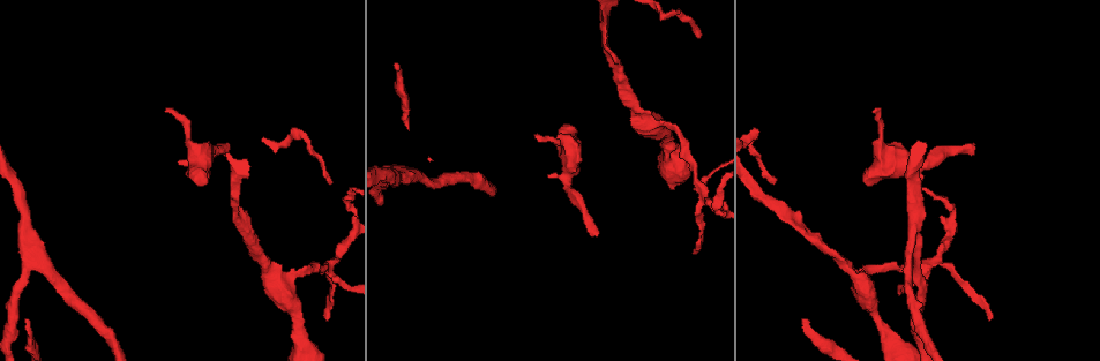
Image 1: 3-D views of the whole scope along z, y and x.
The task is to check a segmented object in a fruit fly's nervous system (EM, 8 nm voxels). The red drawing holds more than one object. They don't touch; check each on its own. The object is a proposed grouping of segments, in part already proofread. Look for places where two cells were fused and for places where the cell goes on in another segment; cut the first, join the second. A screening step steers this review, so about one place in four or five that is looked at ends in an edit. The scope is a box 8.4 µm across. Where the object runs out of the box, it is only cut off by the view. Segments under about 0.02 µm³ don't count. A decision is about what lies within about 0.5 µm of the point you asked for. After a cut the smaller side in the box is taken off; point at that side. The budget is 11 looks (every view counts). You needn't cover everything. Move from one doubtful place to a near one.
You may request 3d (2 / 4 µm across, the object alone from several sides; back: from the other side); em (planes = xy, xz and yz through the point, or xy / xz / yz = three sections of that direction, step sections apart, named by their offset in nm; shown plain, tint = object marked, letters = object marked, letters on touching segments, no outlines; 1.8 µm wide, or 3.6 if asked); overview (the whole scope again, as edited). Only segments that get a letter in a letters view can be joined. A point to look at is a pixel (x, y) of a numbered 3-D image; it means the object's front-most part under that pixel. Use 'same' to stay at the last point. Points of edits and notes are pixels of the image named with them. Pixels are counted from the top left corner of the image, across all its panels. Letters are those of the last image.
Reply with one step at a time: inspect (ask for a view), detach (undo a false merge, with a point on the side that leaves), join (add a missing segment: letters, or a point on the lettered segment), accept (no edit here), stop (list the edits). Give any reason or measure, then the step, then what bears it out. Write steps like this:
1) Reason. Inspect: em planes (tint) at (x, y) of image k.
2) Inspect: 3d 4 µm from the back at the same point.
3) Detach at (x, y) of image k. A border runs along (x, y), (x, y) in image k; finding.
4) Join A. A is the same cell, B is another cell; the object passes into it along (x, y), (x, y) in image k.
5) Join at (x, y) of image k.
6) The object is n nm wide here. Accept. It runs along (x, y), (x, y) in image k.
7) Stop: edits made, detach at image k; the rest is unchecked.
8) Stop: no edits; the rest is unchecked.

Free end. Inspect: em yz step 4 (letters) at (537, 135) of image 1.

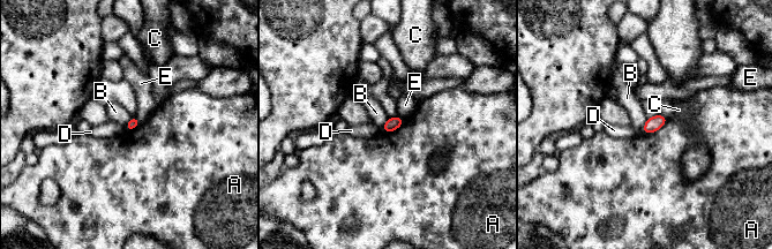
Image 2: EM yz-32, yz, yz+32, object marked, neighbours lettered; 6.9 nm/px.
Inspect: em planes (letters) at the same point.

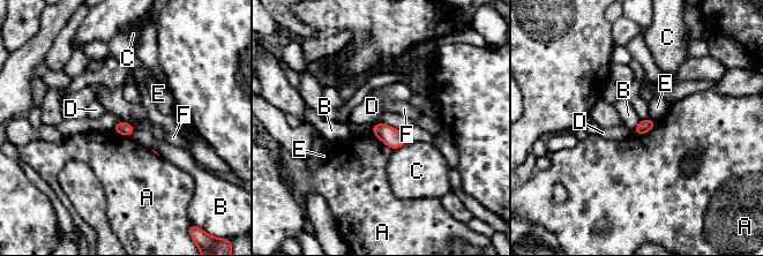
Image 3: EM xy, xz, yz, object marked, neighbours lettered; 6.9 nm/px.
The longest contact is with A, 200 nm. Accept. A, B, C, D, E and F are other cells; a border runs along (135, 128), (119, 121), (111, 130) in image 3; no lettered segment goes on from it.

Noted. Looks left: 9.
Branch stops here. Inspect: em planes (letters) at (596, 233) of image 1.

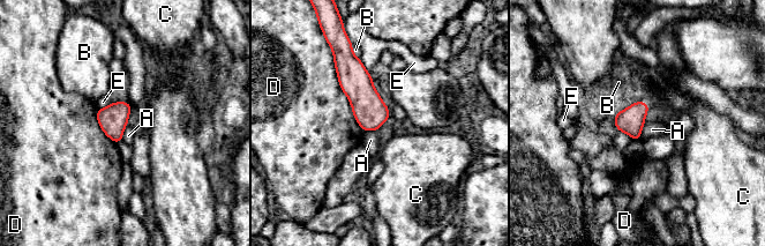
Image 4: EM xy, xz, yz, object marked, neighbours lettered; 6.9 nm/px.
Join C. C is the same cell, A, B, D and E are other cells; the object passes into it along (630, 120), (645, 103), (652, 97) in image 4; the cell continues.

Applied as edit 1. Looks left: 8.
Sudden change in width. Inspect: em 3.6 µm xz step 16 (letters) at (301, 344) of image 1.

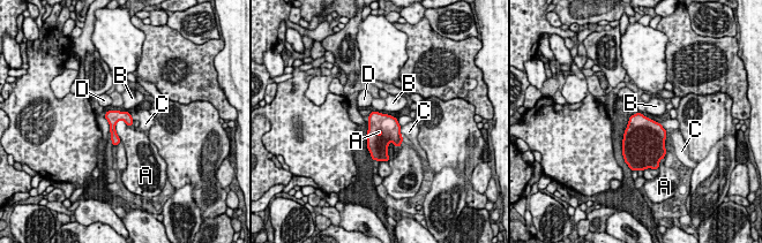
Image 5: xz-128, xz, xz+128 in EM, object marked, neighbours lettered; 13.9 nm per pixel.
Accept. A, B, C and D are other cells; a border runs along (121, 119), (116, 124), (119, 139) in image 5; one cell here.

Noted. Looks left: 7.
Thick end. Inspect: 3d 4 µm from the back at (565, 126) of image 1.

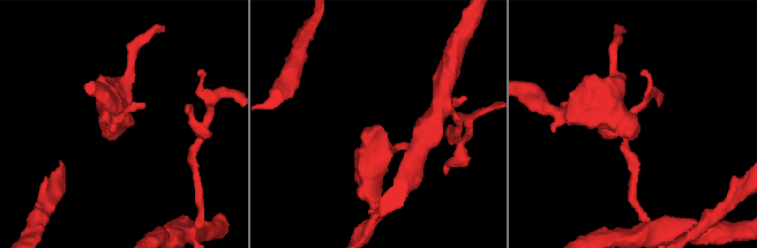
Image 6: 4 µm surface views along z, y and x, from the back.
Inspect: em planes (letters) at (375, 133) of image 6.

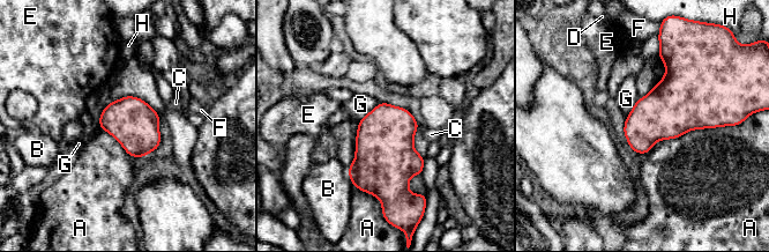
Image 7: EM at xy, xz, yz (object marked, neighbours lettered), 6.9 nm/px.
The object is 320 nm wide here; the longest contact is with A, 650 nm. Accept. A, B, C, D, E, F, G and H are other cells; no lettered segment goes on from it.

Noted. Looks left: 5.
Branch point. Inspect: 3d 2 µm at (398, 175) of image 1.

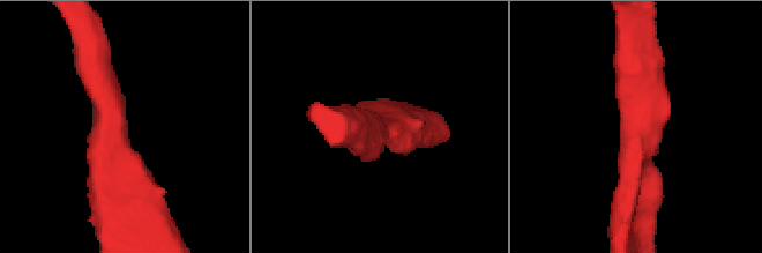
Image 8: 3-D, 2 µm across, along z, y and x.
3 arms meet here; the arms are 190, 220, 240 nm wide; shape alone is not enough. Inspect: em xz step 8 (letters) at (641, 140) of image 8.

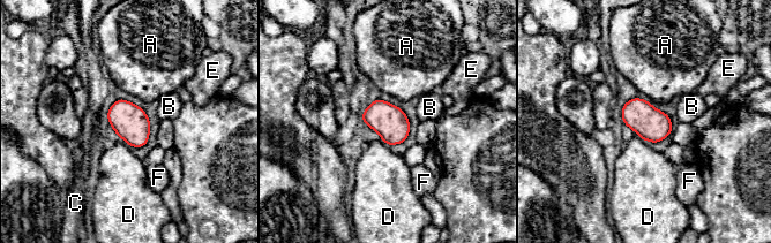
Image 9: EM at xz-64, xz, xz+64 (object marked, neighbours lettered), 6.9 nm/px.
Accept. A, B, C, D, E and F are other cells; a border runs along (382, 139), (388, 145) in image 9; one cell here.

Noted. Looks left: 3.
Stop: edits made, join at image 4; the rest is unchecked.

